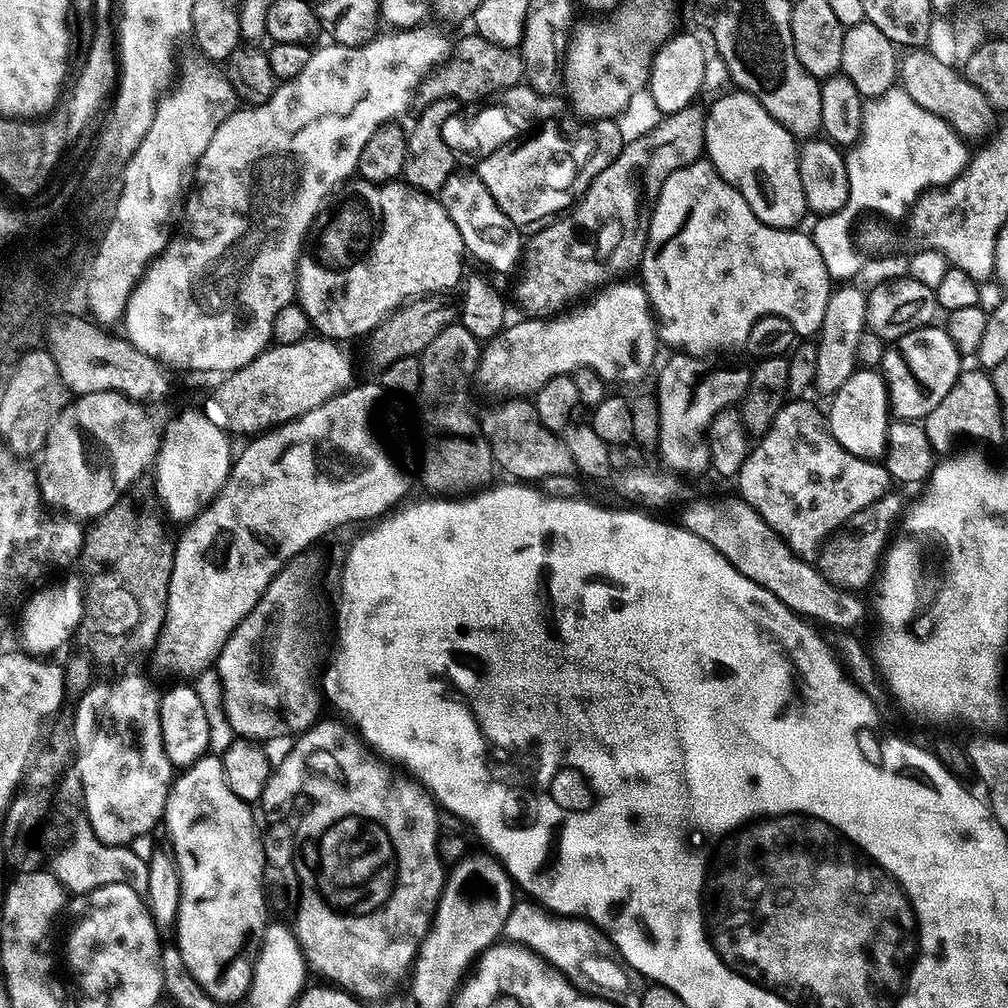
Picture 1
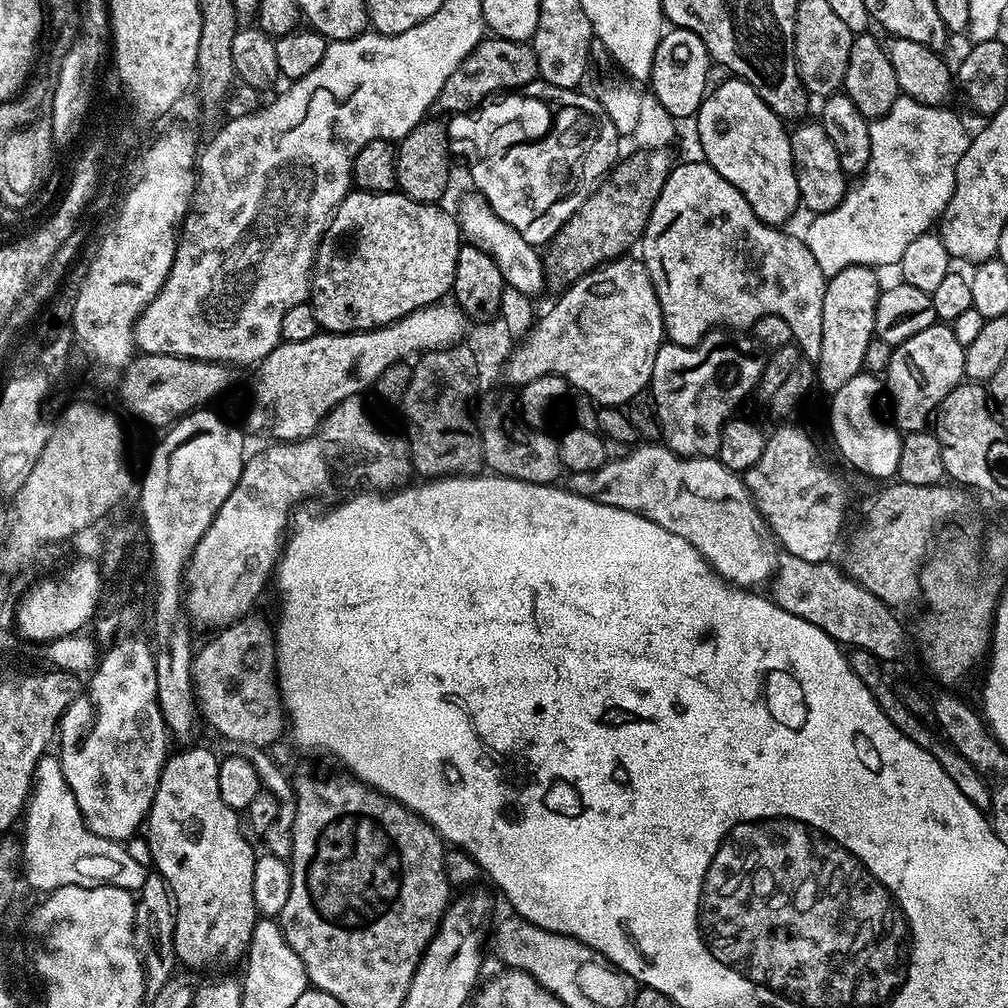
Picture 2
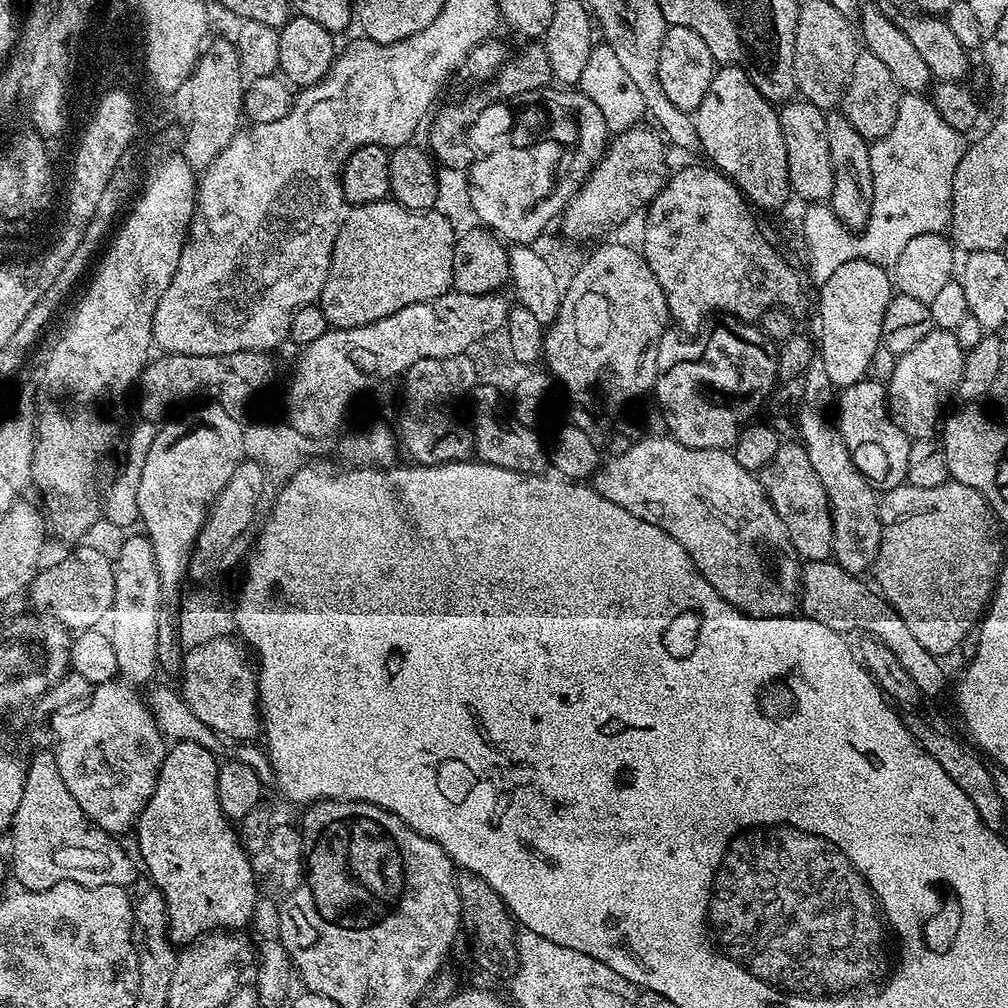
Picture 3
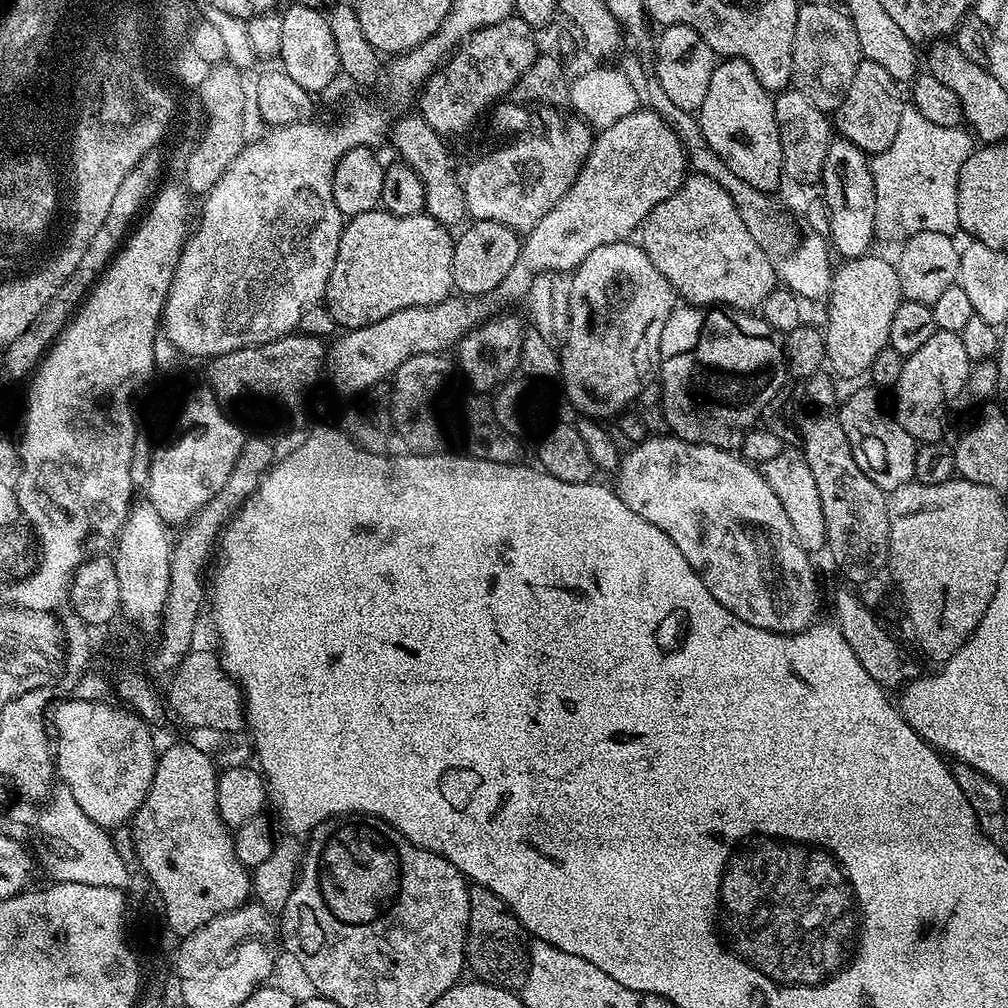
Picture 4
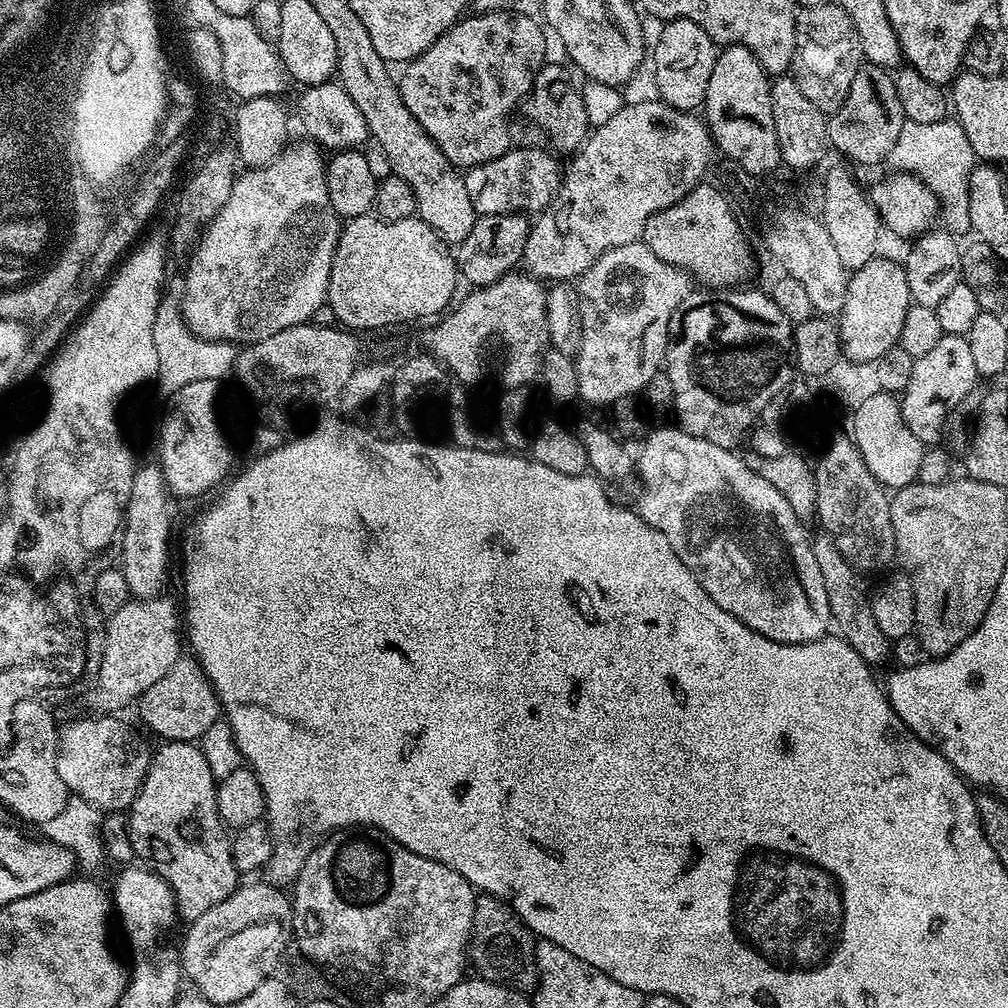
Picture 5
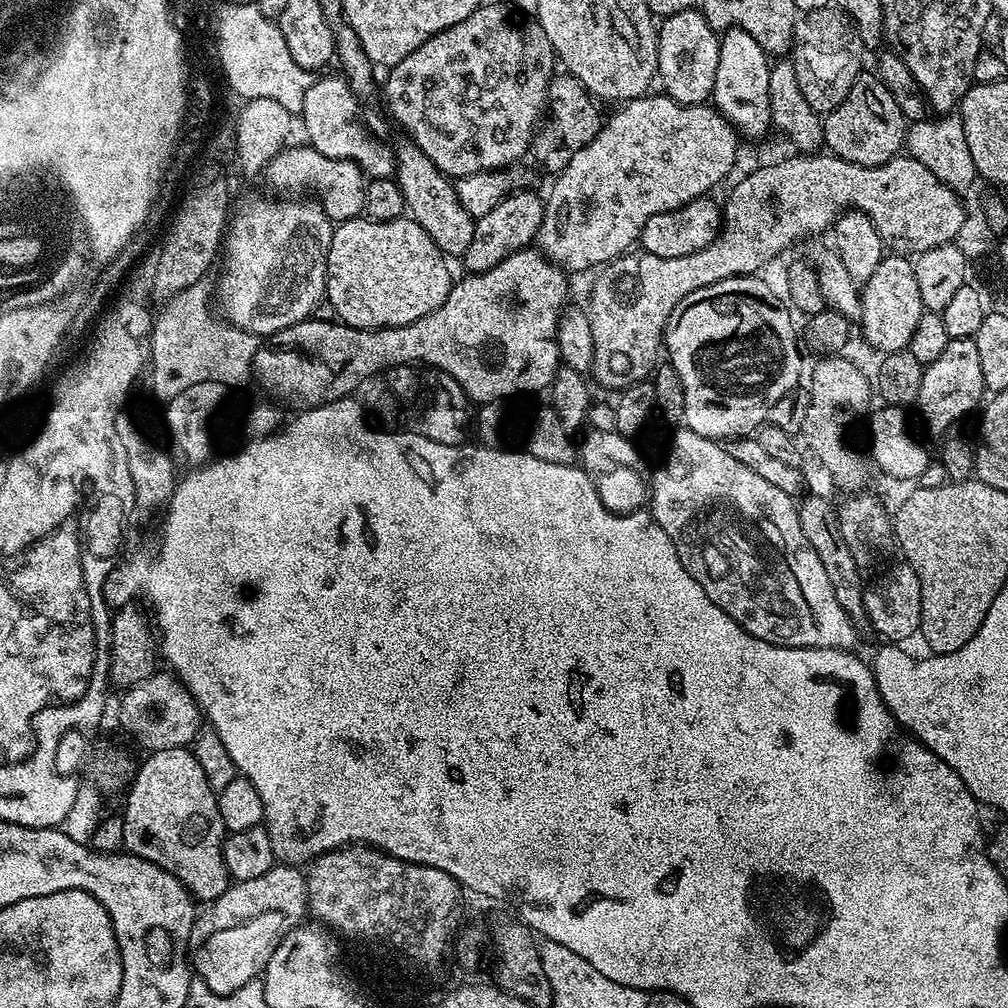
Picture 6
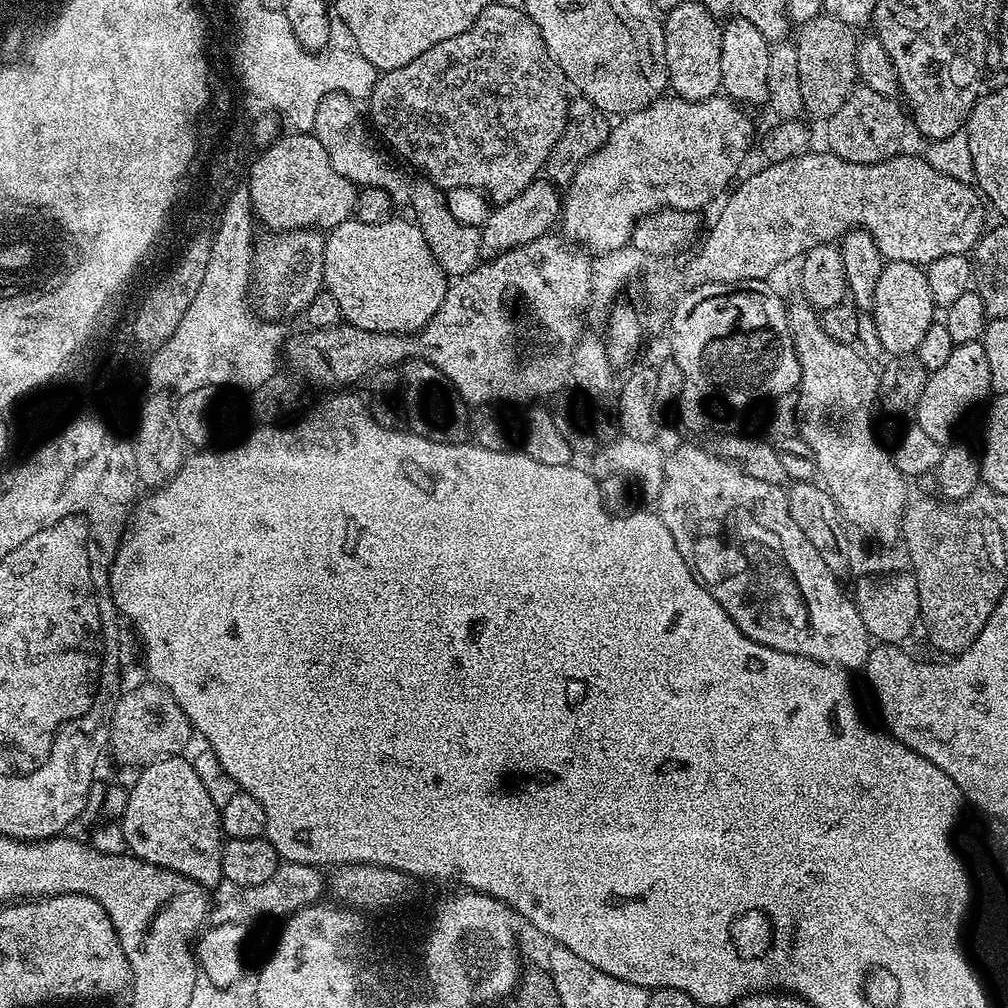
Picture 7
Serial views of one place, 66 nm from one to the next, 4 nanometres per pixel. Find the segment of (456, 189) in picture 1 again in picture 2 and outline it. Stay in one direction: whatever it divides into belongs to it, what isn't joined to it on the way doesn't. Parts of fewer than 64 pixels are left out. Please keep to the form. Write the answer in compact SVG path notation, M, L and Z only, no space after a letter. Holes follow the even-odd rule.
M469 193L463 198L460 210L456 212L463 239L494 258L495 264L502 270L505 285L536 296L544 286L544 276L546 280L546 266L541 253L539 256L535 245L526 242L522 234L518 234L509 223L499 219L480 193Z

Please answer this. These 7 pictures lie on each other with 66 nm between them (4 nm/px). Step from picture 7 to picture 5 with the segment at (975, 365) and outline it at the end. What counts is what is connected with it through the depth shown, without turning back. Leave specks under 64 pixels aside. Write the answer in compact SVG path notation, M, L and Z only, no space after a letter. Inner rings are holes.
M944 335L938 338L937 345L929 353L916 357L914 374L910 374L910 386L906 386L899 397L900 413L914 438L925 446L939 445L947 415L977 386L978 377L967 336Z

